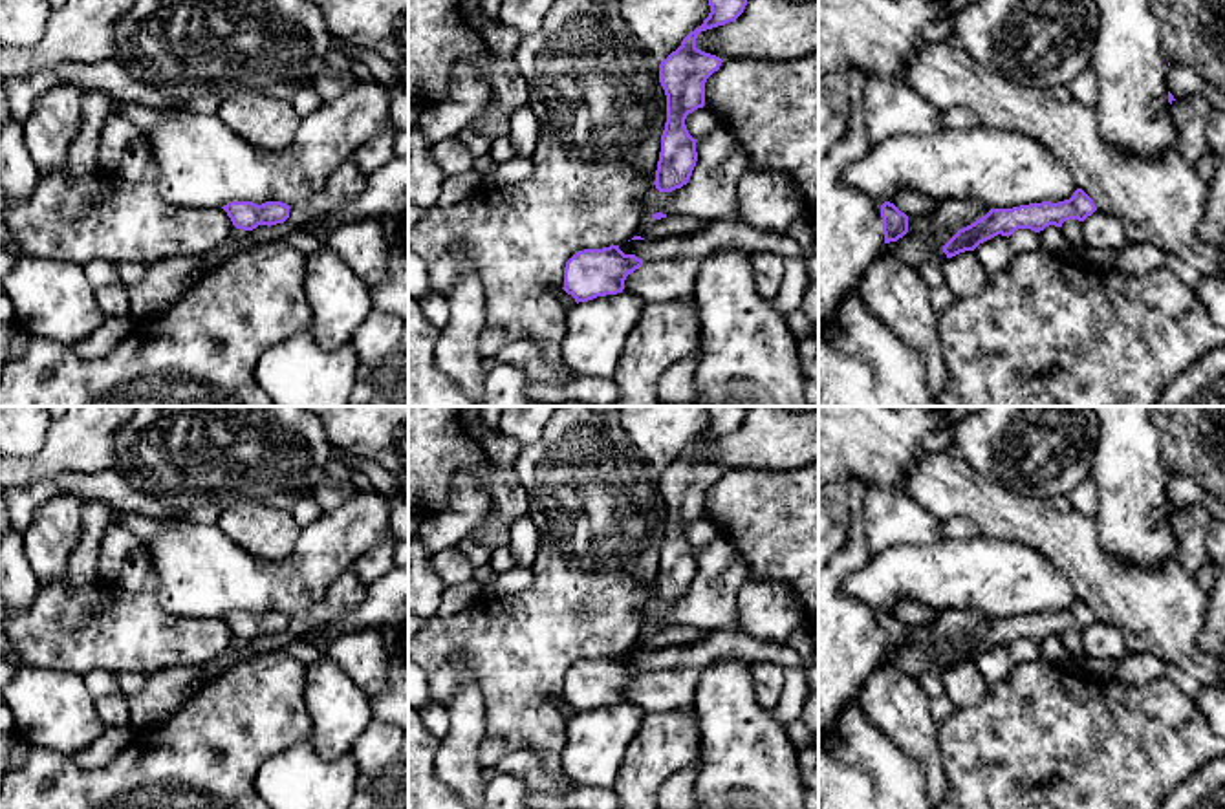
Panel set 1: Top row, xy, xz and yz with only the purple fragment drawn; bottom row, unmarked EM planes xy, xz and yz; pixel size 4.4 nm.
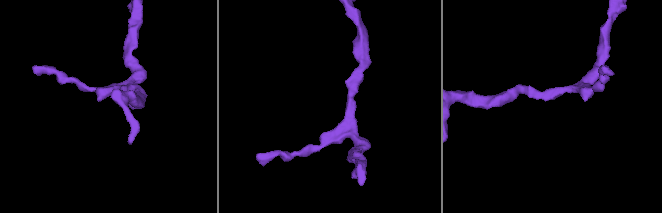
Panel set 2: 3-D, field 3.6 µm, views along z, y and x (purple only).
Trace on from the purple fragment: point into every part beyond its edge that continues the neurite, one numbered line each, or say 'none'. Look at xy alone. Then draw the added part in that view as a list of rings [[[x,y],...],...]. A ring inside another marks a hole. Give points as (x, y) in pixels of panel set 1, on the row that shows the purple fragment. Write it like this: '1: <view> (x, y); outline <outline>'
none

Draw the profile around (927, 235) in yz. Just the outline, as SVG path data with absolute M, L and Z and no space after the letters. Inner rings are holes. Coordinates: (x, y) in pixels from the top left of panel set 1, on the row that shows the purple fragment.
M936 201L936 210L908 218L908 232L897 242L884 243L914 267L932 258L947 260L943 245L963 227L985 216L991 209L980 201Z

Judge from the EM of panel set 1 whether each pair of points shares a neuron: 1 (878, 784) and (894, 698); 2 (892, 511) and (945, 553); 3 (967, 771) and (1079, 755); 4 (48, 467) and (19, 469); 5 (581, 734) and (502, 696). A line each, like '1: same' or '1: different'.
1: different
2: different
3: same
4: same
5: different

